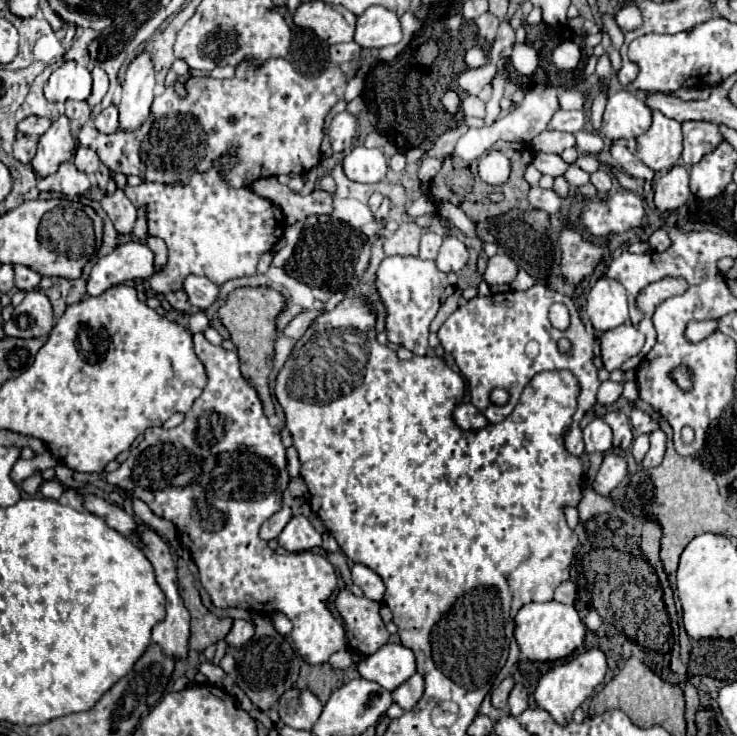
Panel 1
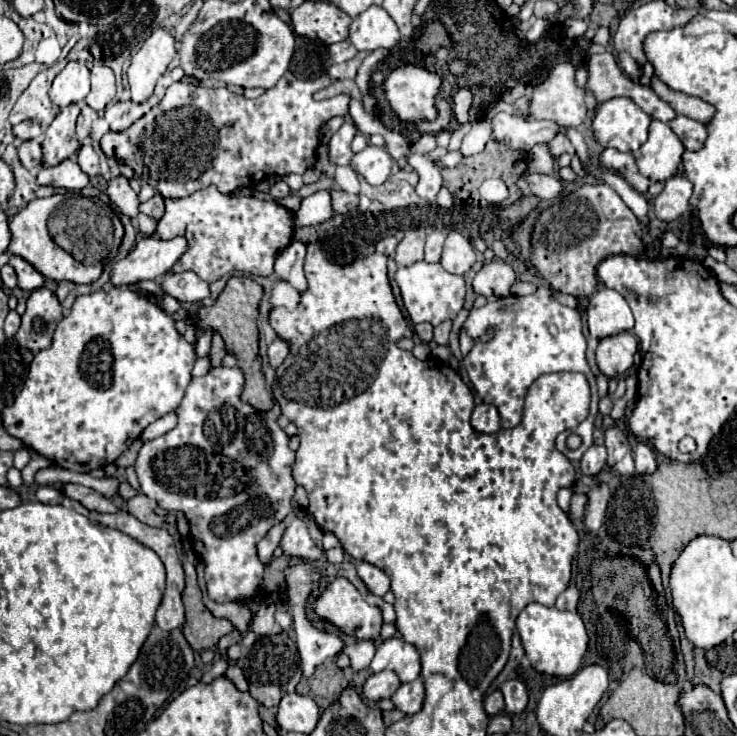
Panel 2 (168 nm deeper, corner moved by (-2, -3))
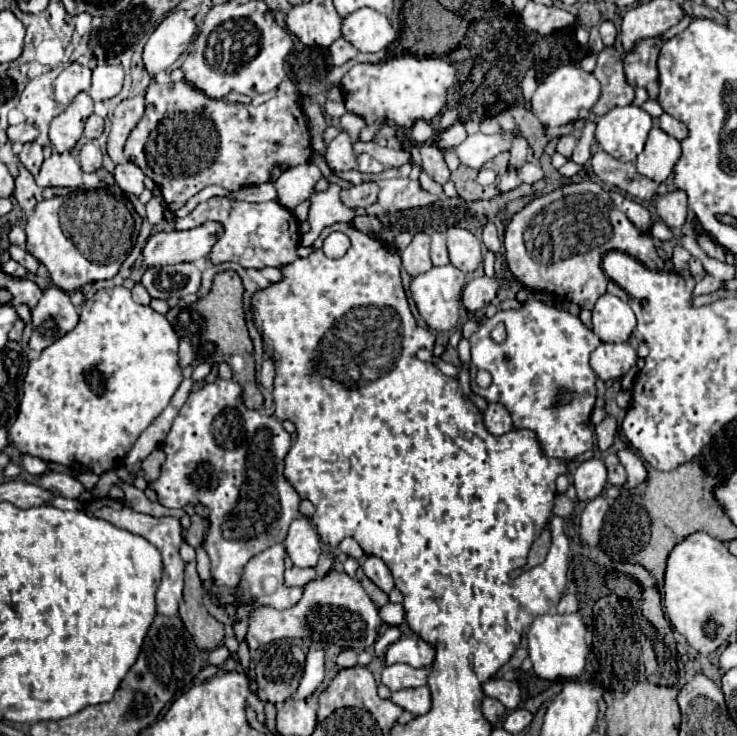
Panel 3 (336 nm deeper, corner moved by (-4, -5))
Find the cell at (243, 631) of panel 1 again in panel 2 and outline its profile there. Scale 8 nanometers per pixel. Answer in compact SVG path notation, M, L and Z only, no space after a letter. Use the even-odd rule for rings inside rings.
M261 607L255 617L253 617L253 623L249 625L249 629L255 633L255 635L273 635L273 633L281 633L281 627L275 623L273 619L273 609L269 607Z

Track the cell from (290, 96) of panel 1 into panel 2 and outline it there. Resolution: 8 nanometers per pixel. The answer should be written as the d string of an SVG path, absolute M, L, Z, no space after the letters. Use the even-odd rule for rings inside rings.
M287 71L275 87L267 89L257 99L247 99L245 95L231 93L227 87L203 87L193 85L189 81L173 83L159 105L155 105L149 113L137 119L129 129L121 133L105 133L101 137L101 149L107 157L129 165L135 169L135 163L141 161L145 169L137 169L141 179L153 185L163 197L187 197L199 189L215 185L221 193L233 193L243 187L251 187L253 183L265 181L273 175L303 175L317 161L319 147L319 129L335 115L347 115L349 111L349 95L335 95L325 101L315 101L313 93L327 87L331 83L329 75L323 75L315 81L297 79L291 71ZM163 127L163 135L155 129ZM155 131L155 133L151 133Z

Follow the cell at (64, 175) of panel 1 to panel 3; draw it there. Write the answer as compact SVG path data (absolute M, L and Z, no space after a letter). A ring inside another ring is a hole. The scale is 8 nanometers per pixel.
M53 153L43 161L35 181L39 187L77 189L81 187L81 177L83 171L79 167L79 161L71 153Z

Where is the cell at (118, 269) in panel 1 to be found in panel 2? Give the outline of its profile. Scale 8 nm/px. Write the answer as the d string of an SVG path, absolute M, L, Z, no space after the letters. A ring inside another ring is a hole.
M143 237L125 259L111 265L109 285L121 287L157 279L181 259L185 249L187 241L183 237L175 237L169 241L157 237Z

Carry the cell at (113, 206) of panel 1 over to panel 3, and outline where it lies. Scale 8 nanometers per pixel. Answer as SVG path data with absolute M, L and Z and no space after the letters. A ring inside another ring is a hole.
M131 161L121 163L121 165L115 165L113 175L115 175L117 185L119 185L125 193L141 195L141 191L145 189L145 185L143 185L143 179L145 179L143 171L141 171L135 163L131 163Z

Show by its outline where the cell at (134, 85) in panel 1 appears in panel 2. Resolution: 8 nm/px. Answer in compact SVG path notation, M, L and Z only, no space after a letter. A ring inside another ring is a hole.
M157 29L131 59L127 69L127 81L131 89L131 101L137 105L153 95L157 79L165 73L167 65L175 57L173 37L167 29Z

